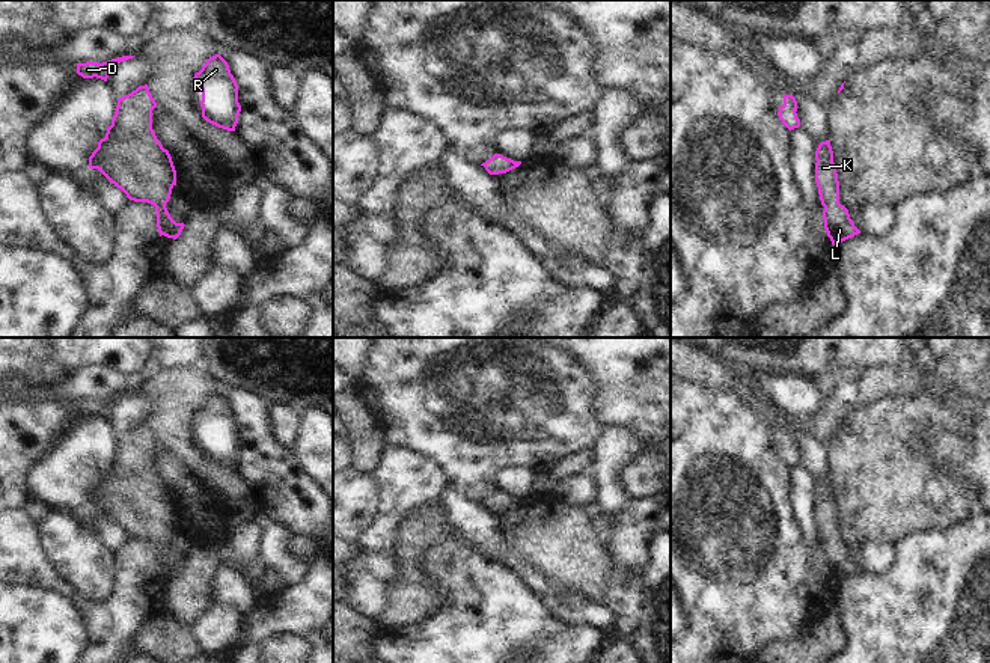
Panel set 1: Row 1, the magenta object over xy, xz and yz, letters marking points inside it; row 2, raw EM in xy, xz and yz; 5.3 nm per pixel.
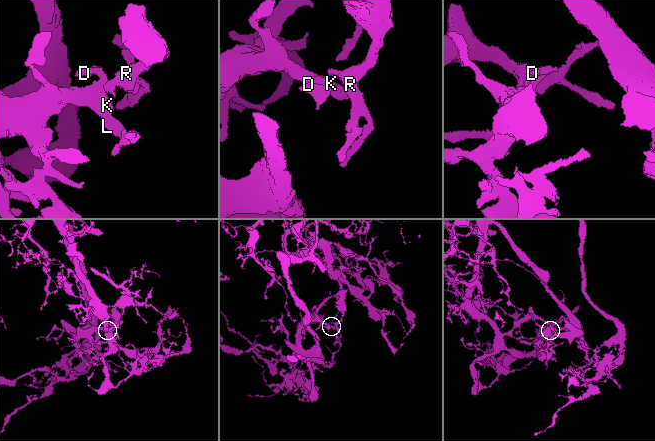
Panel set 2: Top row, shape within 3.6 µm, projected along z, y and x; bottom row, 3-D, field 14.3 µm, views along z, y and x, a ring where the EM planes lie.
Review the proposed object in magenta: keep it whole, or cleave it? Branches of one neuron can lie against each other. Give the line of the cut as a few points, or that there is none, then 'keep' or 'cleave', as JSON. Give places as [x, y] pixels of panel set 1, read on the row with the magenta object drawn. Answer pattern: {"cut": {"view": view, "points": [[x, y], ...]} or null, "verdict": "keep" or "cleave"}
{"cut": null, "verdict": "keep"}

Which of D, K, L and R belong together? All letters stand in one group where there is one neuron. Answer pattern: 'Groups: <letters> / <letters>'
Groups: D K L R

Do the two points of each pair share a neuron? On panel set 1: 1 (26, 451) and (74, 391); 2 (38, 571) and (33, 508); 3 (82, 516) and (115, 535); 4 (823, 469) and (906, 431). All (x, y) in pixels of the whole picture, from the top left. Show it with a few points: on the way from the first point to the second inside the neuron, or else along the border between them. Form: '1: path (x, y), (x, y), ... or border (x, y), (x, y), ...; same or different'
1: border (76, 400), (42, 400), (33, 403); different
2: border (23, 507), (23, 511), (36, 526); different
3: path (89, 520), (107, 531); same
4: border (826, 446), (829, 476); different

